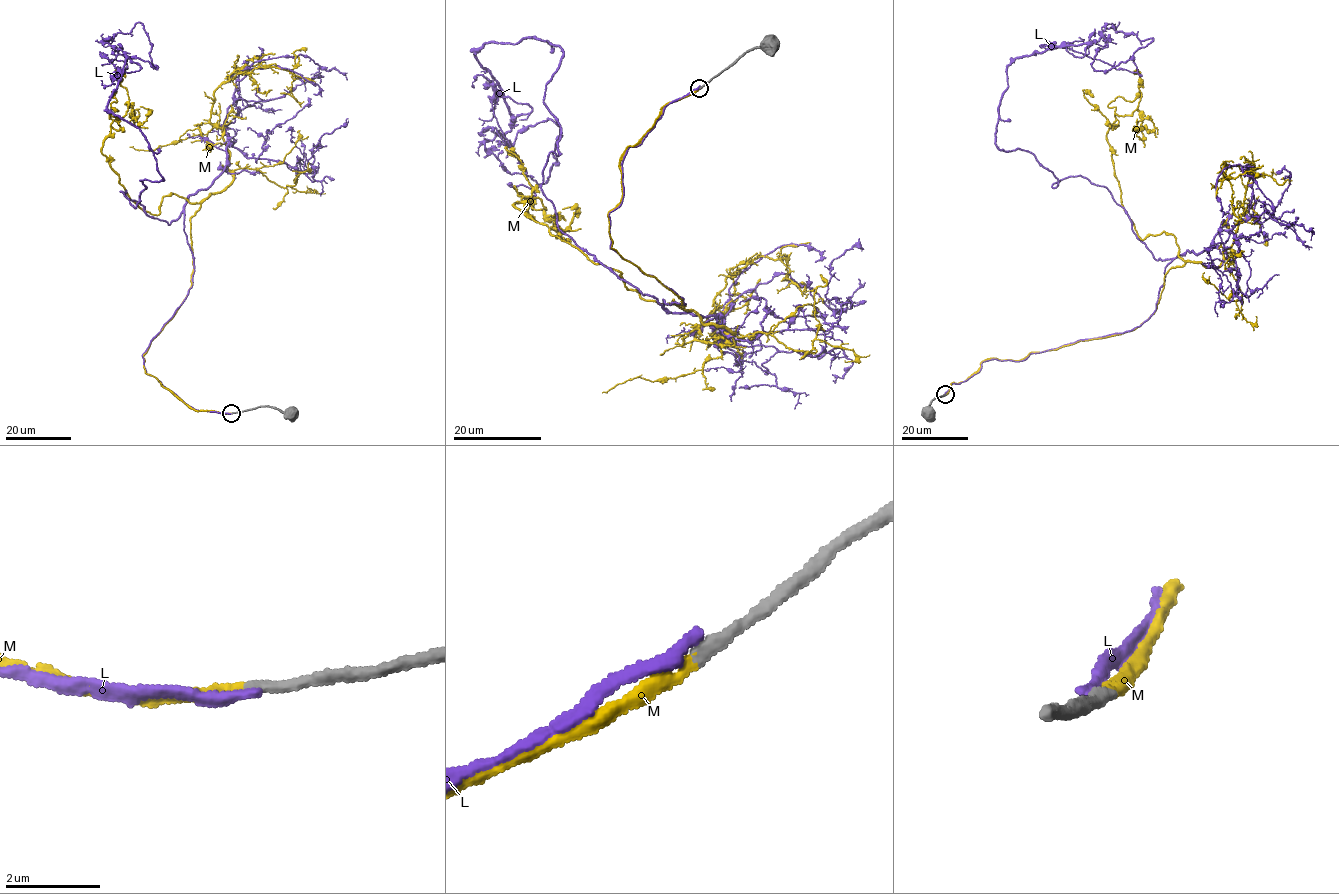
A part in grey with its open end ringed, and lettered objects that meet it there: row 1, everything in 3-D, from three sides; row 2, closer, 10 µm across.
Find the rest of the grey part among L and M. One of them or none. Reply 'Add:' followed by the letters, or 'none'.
Add: M

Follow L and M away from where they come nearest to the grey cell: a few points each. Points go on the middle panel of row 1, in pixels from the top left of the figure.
L: (700, 86), (608, 216), (684, 306), (558, 228), (562, 54), (491, 42), (485, 148), (553, 163)
M: (699, 88), (626, 150), (607, 216), (611, 248), (686, 309), (513, 203), (537, 197), (566, 230), (562, 209)

